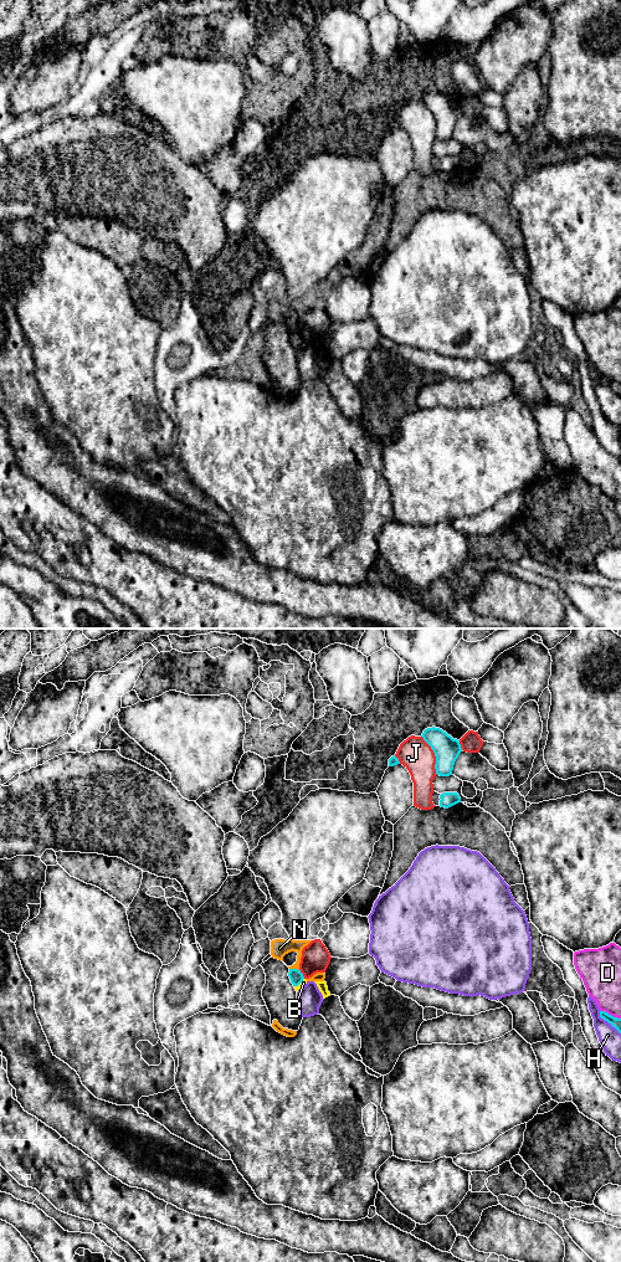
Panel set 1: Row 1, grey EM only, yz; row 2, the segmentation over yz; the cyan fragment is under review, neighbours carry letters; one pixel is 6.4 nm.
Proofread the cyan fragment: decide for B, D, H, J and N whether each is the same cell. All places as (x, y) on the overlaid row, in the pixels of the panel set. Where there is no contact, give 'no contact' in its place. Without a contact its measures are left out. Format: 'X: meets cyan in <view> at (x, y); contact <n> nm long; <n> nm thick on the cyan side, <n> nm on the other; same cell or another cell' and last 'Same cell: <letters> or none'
B: meets cyan in yz at (299, 983); contact 90 nm long; 90 nm thick on the cyan side, 40 nm on the other; another cell
D: meets cyan in yz at (610, 1015); contact 140 nm long; 70 nm thick on the cyan side, 240 nm on the other; another cell
H: meets cyan in yz at (607, 1021); contact 200 nm long; 70 nm thick on the cyan side, 140 nm on the other; another cell
J: meets cyan in yz at (435, 755); contact 280 nm long; 170 nm thick on the cyan side, 200 nm on the other; another cell
N: meets cyan in yz at (294, 969); contact 70 nm long; 90 nm thick on the cyan side, 110 nm on the other; another cell
Same cell: none

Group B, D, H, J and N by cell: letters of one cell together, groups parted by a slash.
B N / D / H / J

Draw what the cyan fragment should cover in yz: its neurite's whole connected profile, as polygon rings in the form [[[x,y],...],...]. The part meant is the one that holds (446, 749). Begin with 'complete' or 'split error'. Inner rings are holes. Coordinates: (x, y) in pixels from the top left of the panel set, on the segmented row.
complete; [[[435,727],[425,729],[421,737],[435,753],[436,774],[440,776],[452,775],[455,761],[462,751],[460,740]]]

